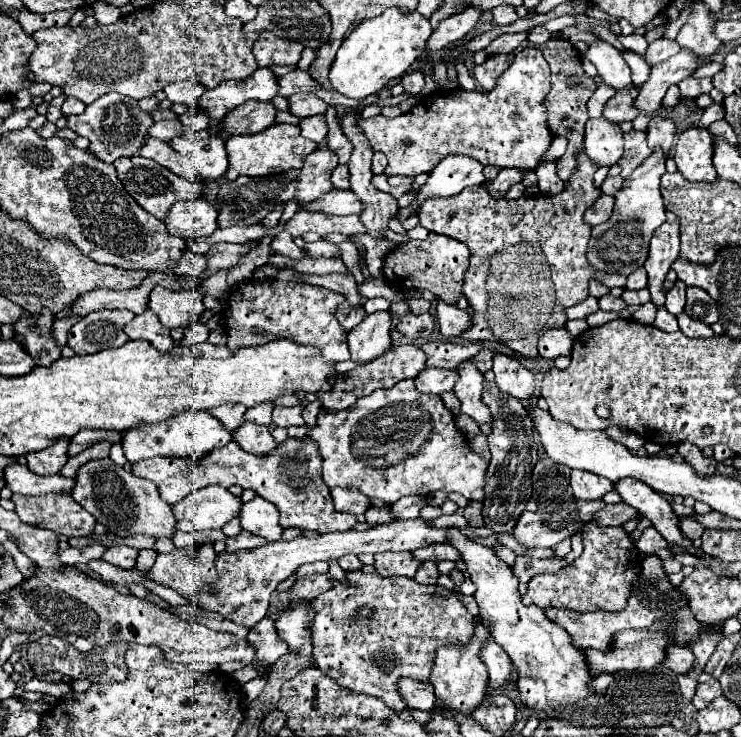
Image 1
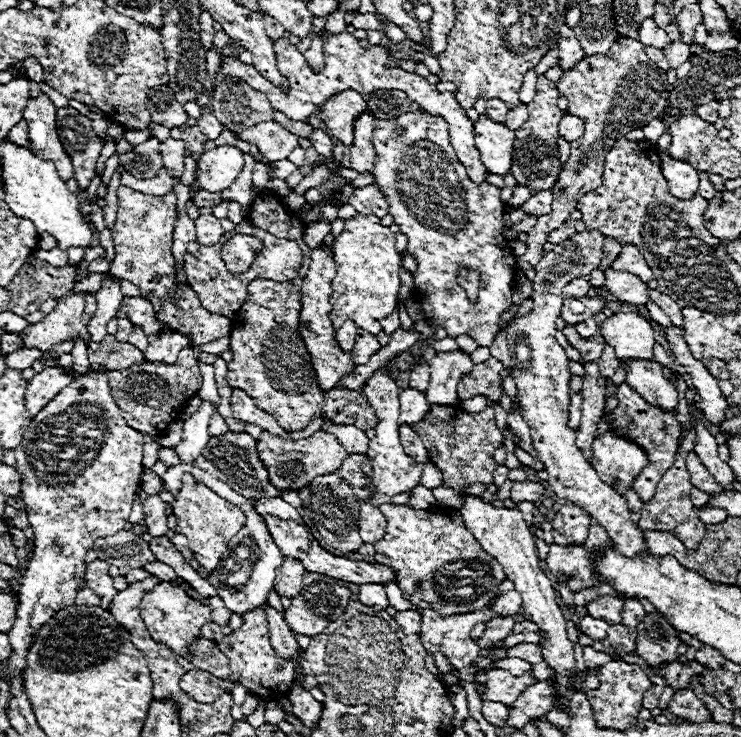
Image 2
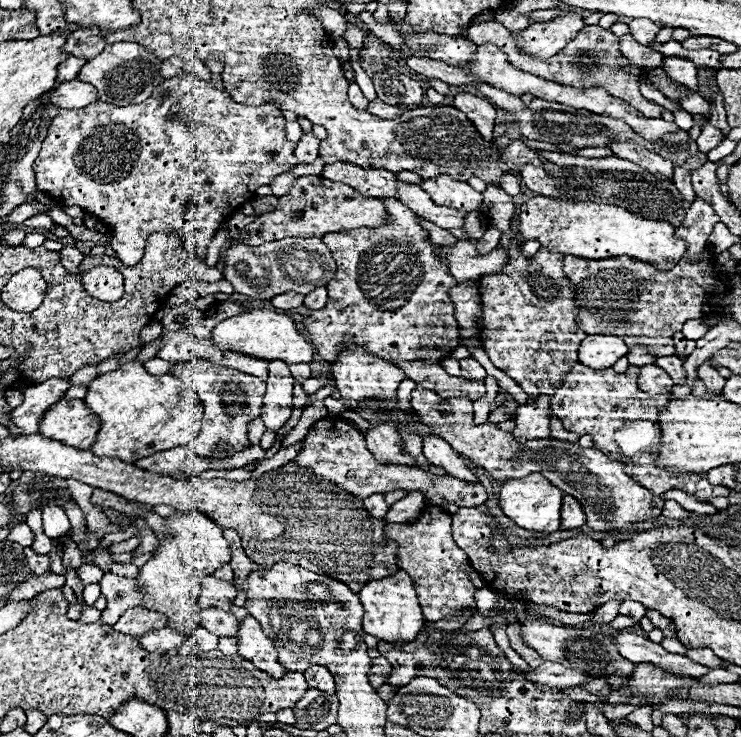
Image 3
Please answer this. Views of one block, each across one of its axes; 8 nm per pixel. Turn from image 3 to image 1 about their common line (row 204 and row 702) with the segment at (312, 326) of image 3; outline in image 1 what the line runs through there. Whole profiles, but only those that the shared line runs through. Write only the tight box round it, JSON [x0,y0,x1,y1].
[312,572,474,712]

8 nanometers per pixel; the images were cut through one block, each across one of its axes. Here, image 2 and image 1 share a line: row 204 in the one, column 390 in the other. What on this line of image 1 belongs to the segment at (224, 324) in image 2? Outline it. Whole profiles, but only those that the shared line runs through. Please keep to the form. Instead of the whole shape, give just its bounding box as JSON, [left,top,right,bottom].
[358,48,552,176]

